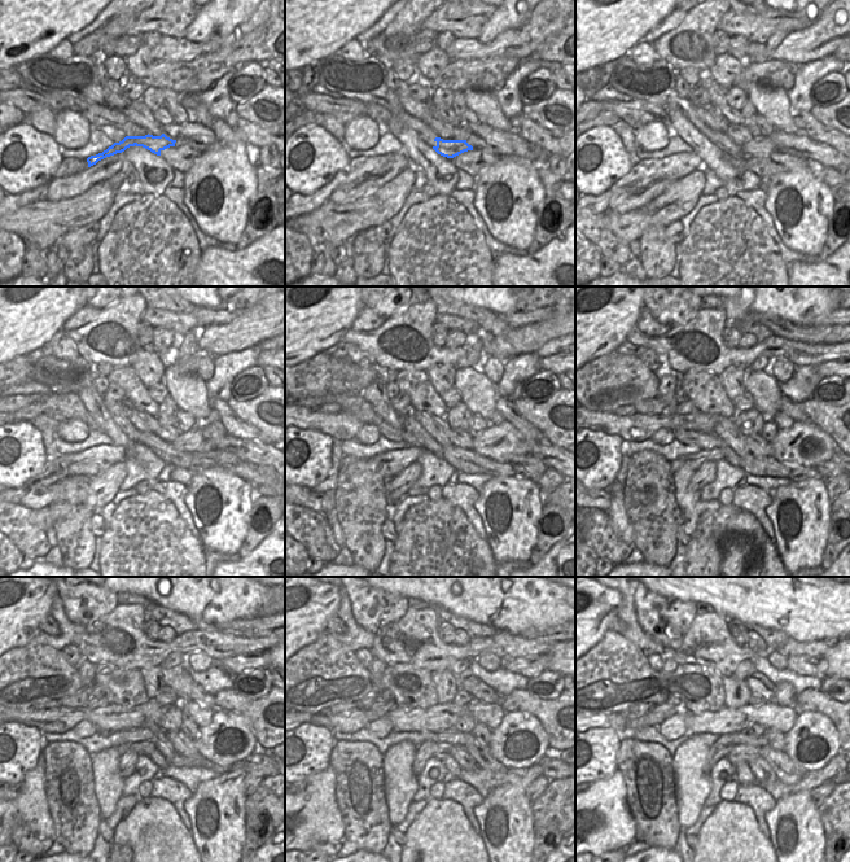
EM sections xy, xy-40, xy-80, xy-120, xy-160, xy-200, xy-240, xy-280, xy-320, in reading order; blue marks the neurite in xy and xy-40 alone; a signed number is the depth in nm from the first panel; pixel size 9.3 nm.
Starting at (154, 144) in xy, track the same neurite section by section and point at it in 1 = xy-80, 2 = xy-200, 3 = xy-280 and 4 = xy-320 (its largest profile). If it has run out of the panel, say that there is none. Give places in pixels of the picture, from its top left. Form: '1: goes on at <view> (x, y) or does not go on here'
1: goes on at xy-80 (761, 147)
2: goes on at xy-200 (805, 443)
3: goes on at xy-280 (518, 742)
4: goes on at xy-320 (813, 740)

